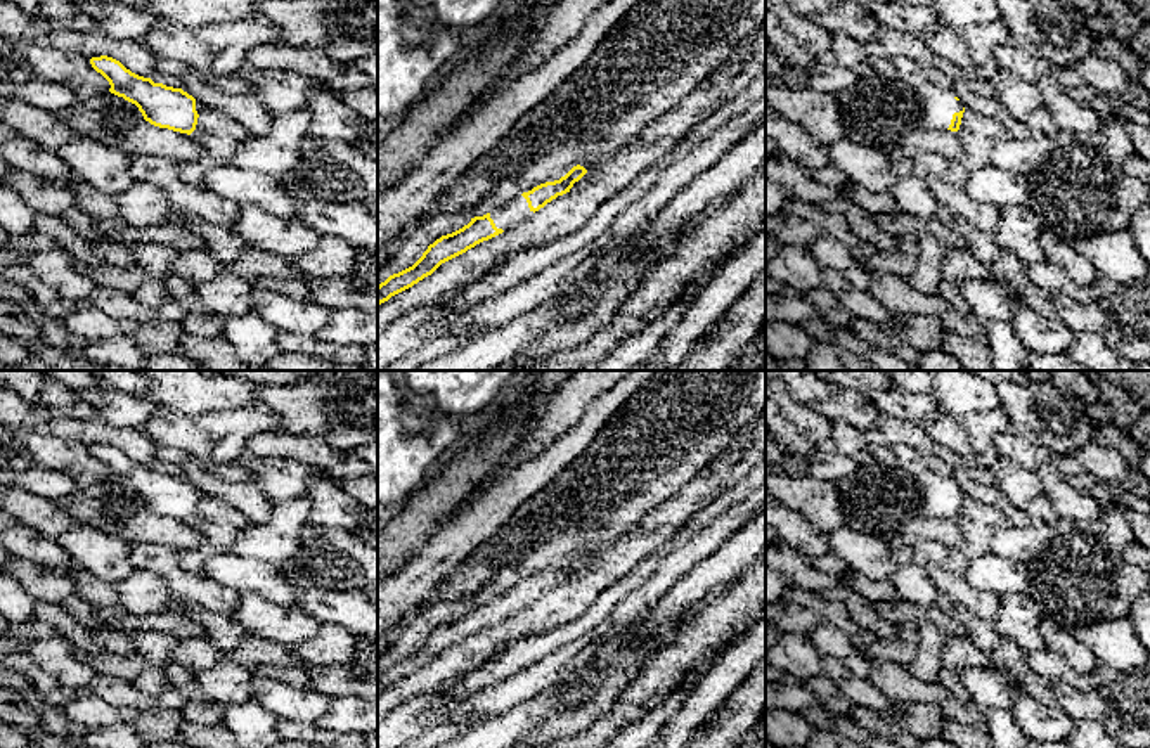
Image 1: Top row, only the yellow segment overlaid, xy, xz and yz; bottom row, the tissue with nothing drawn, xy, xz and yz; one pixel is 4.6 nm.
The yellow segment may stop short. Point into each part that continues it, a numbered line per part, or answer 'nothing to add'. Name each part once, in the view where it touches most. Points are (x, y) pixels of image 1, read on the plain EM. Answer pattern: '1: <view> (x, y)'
1: xz (506, 605)
2: yz (937, 492)

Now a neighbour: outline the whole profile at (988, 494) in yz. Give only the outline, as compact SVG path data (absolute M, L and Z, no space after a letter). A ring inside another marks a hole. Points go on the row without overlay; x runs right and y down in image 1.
M937 447L937 454L951 464L951 478L959 487L965 499L998 509L1015 528L1022 528L1030 523L1030 518L1024 507L1015 506L994 483L977 481L972 469L953 450Z

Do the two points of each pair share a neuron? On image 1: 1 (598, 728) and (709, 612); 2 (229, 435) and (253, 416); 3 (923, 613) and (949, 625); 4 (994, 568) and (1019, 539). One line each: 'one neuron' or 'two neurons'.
1: one neuron
2: one neuron
3: one neuron
4: two neurons

